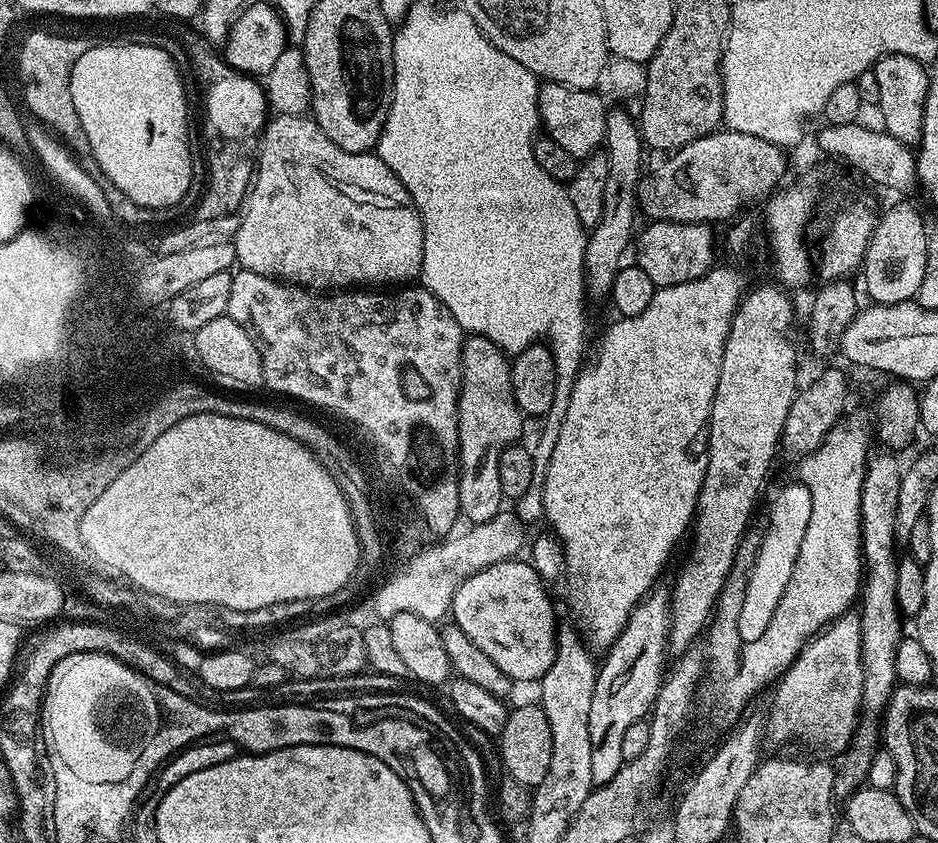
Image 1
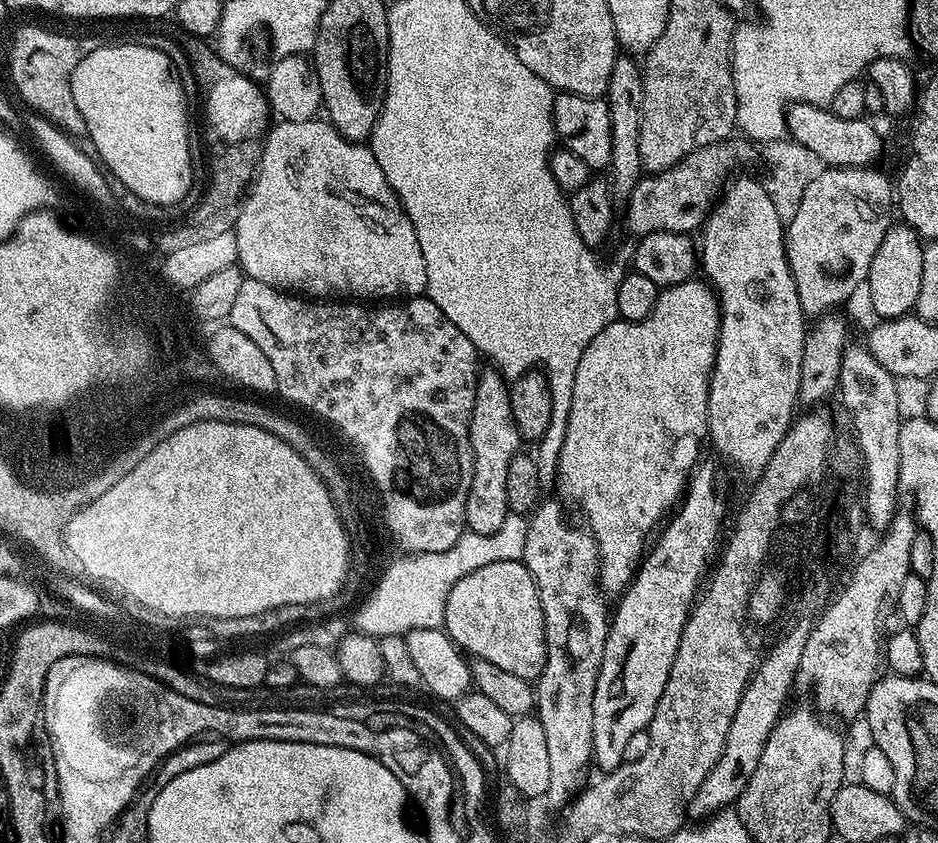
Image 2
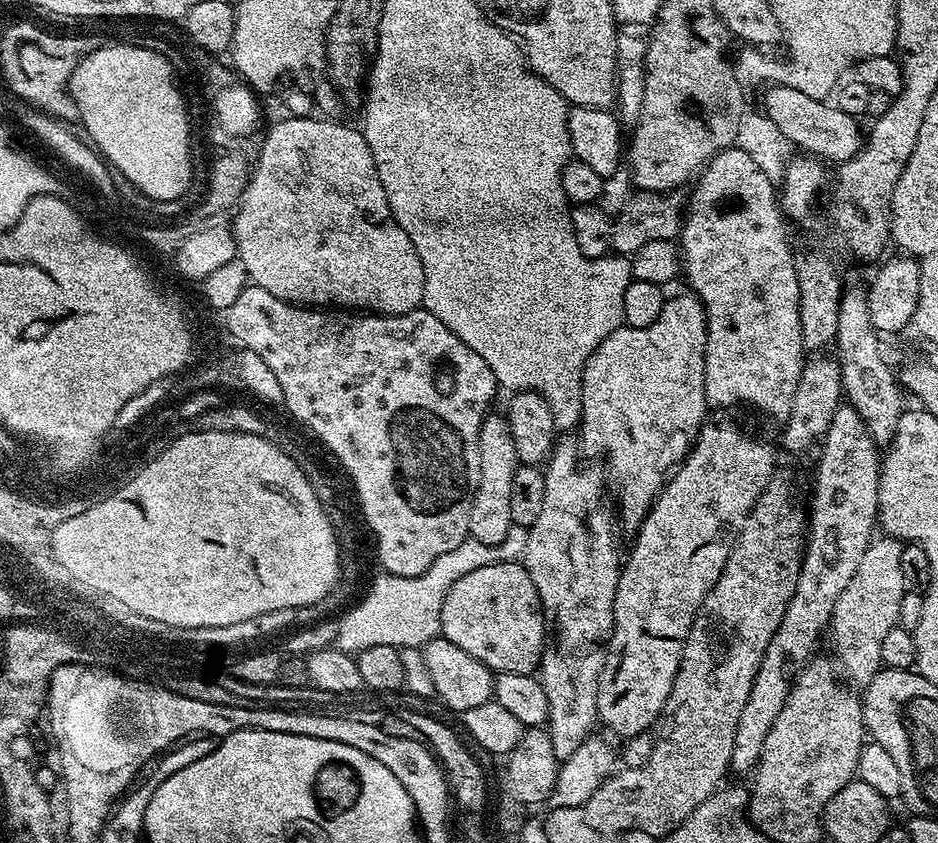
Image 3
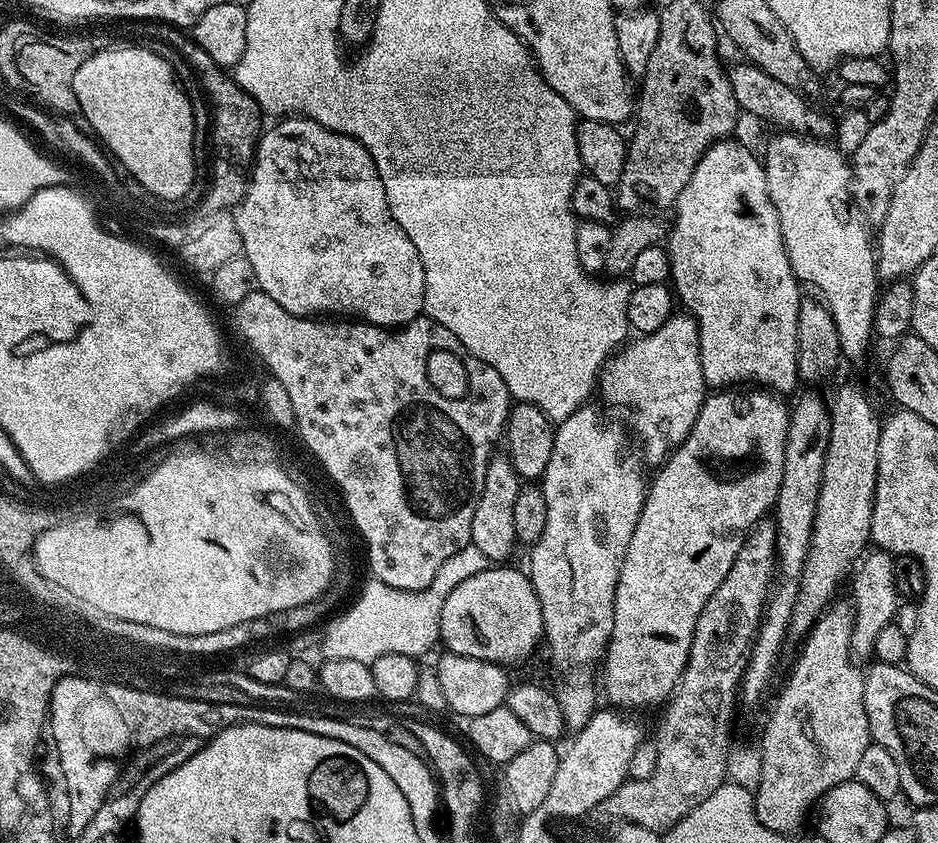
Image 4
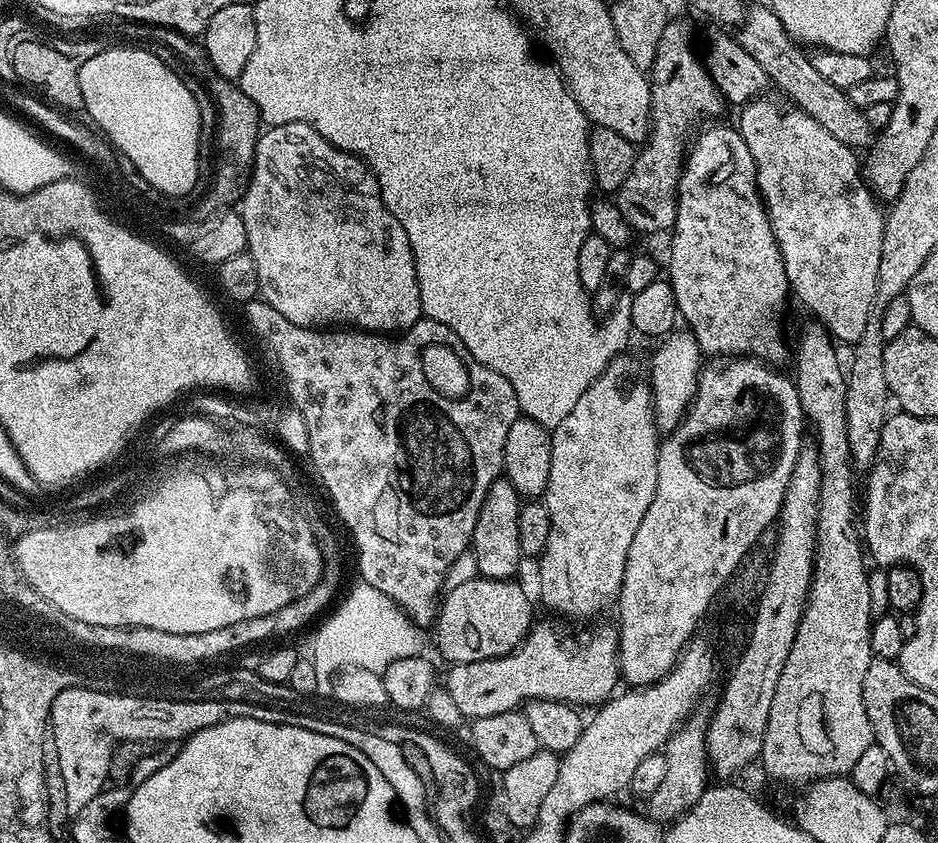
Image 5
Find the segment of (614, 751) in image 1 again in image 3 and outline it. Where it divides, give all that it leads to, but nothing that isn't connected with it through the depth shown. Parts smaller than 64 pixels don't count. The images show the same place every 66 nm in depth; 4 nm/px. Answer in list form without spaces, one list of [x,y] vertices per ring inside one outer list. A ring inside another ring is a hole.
[[[709,419],[700,427],[700,432],[696,435],[696,442],[693,444],[691,452],[684,457],[680,467],[669,475],[668,483],[664,485],[660,495],[652,503],[648,517],[643,520],[639,528],[635,529],[634,536],[637,536],[637,540],[633,542],[632,549],[626,552],[626,559],[623,561],[618,586],[614,594],[614,630],[612,637],[608,640],[604,654],[602,674],[598,678],[598,710],[596,714],[599,723],[605,724],[614,735],[629,738],[649,731],[653,727],[658,713],[666,706],[666,698],[670,698],[670,686],[674,686],[674,678],[678,674],[678,666],[682,662],[684,639],[690,634],[690,626],[694,622],[706,594],[712,589],[714,582],[718,582],[718,574],[722,574],[722,566],[726,566],[726,558],[730,554],[733,542],[736,541],[736,535],[740,533],[742,522],[746,522],[754,502],[758,502],[762,490],[766,490],[766,486],[777,471],[775,468],[776,452],[762,437],[755,436],[754,433],[747,432],[744,428],[739,428],[732,420]]]

